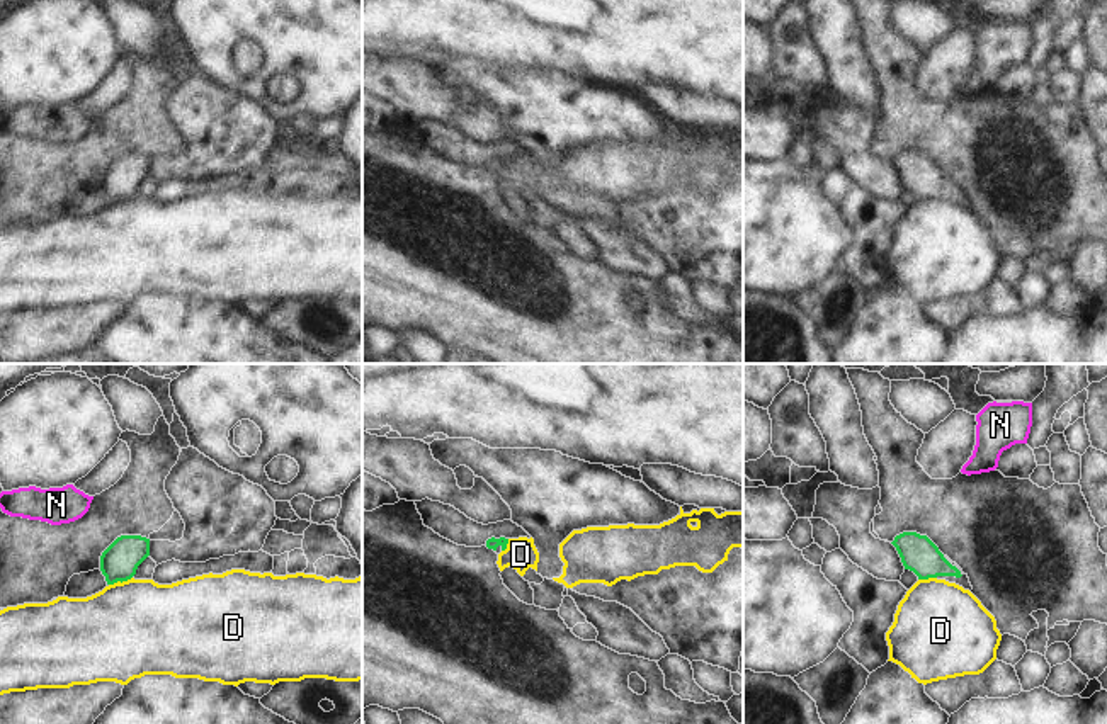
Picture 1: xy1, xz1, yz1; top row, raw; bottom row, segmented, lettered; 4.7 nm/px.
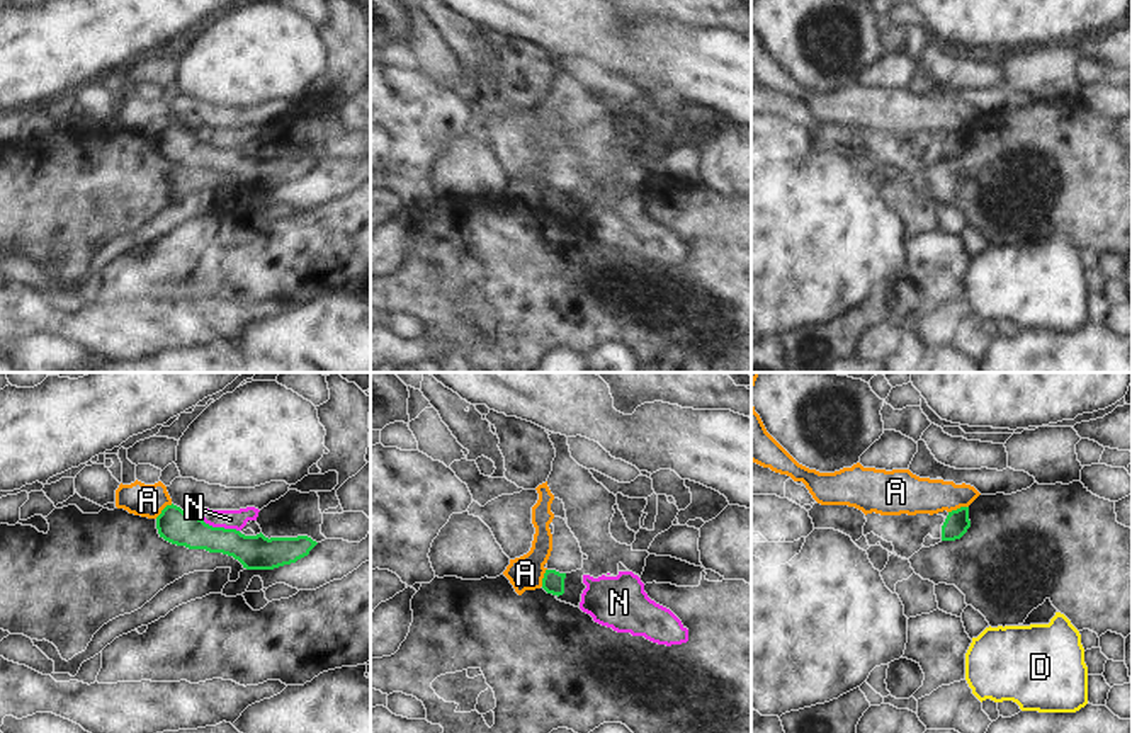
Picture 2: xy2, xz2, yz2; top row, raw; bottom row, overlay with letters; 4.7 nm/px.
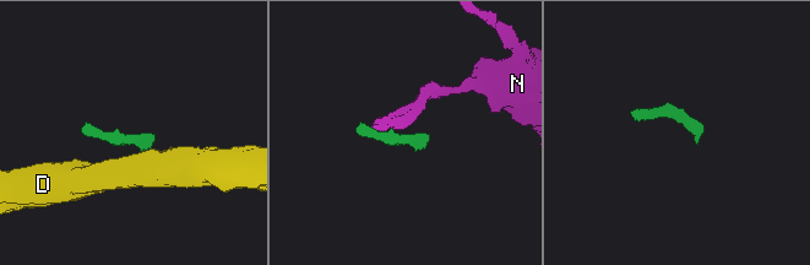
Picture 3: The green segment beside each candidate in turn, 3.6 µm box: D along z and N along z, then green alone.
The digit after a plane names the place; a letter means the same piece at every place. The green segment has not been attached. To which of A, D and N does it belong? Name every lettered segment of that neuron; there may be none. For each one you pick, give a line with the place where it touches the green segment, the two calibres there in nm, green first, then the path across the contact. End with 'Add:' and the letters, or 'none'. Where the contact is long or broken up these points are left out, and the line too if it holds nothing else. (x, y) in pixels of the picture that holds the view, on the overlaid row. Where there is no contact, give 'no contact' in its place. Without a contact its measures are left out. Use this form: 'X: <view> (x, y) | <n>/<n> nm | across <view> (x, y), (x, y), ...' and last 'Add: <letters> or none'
Add: none

